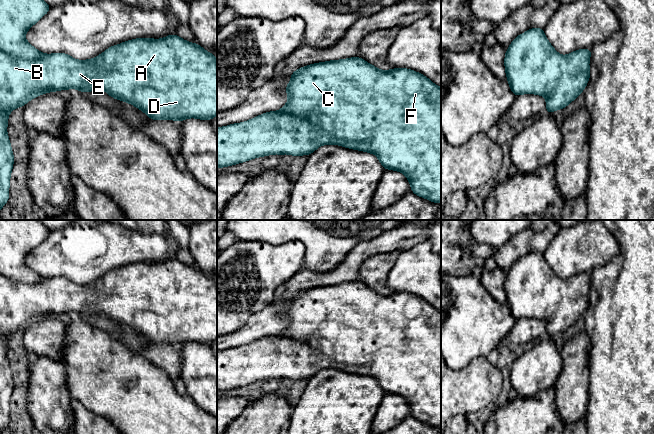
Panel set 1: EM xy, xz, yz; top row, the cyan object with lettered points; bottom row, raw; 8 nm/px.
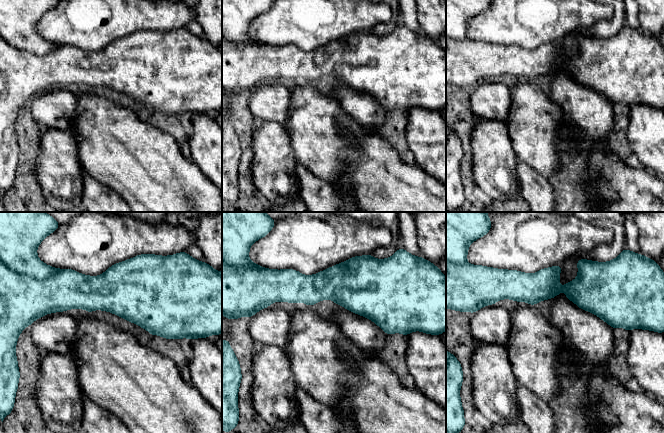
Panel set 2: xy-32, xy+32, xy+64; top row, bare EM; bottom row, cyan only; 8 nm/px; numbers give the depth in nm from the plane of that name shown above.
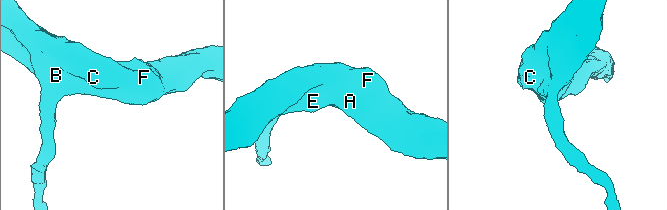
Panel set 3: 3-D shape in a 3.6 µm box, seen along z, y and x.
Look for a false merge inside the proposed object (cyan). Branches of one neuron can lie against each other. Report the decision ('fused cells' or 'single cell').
single cell

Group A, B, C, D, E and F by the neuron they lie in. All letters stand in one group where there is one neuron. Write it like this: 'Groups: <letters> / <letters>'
Groups: A B C D E F

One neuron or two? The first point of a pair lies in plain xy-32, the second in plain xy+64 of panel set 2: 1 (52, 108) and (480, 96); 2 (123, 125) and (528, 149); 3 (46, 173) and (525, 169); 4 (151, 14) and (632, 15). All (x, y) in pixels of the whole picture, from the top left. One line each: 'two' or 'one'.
1: one
2: one
3: two
4: two

